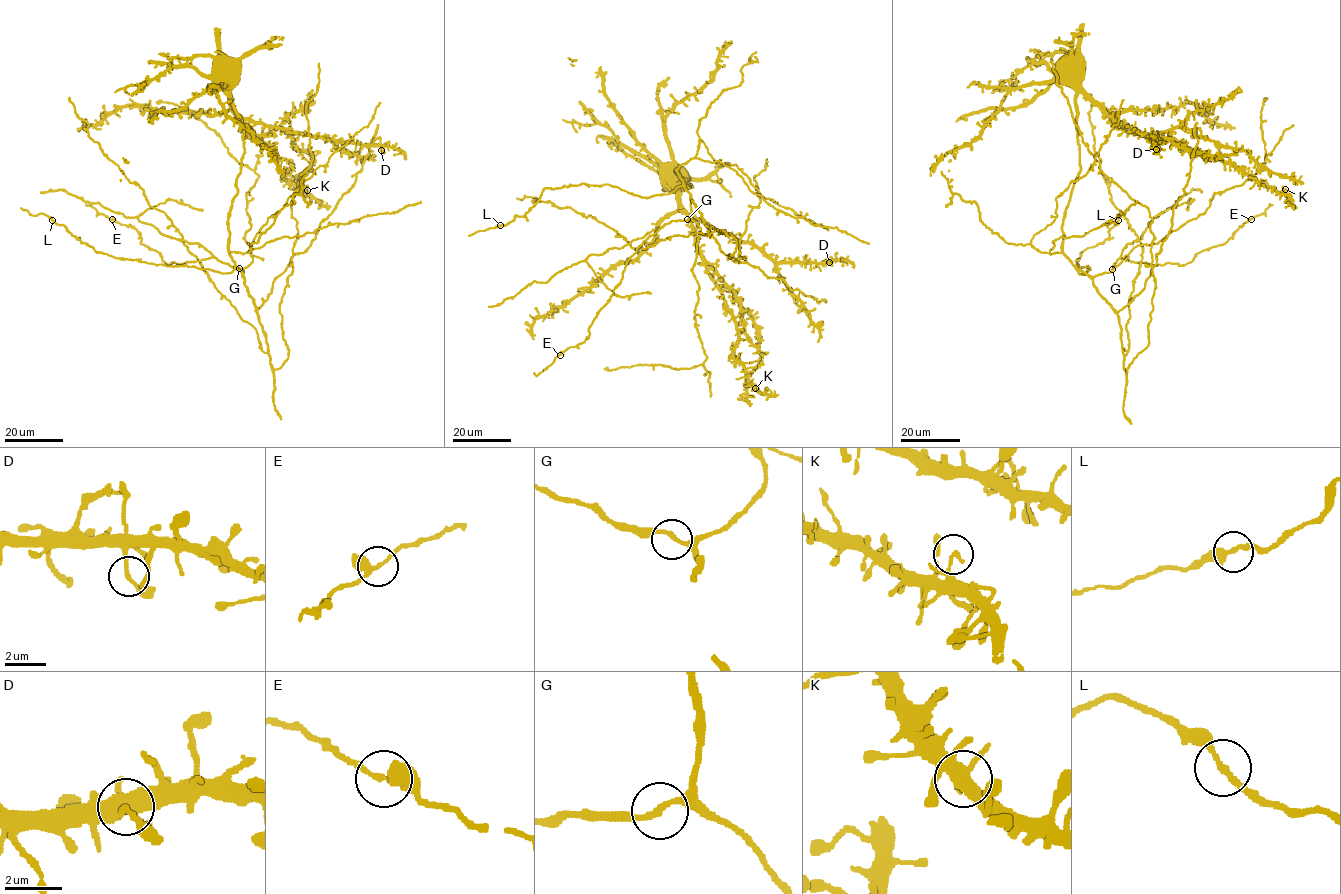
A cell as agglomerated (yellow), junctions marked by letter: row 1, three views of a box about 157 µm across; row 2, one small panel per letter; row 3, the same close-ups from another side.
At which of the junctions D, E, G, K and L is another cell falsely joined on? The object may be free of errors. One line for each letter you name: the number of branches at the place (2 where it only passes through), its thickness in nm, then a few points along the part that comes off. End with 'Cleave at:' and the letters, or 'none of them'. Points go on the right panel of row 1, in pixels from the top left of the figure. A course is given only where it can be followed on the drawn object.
Cleave at: none of them

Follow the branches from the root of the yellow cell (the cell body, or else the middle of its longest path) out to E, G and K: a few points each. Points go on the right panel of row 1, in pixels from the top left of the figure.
E: (1062, 63), (1080, 167), (1062, 253), (1079, 269), (1094, 277), (1121, 257), (1184, 265), (1250, 219)
G: (1062, 63), (1059, 76), (1076, 93), (1080, 167), (1062, 227), (1062, 253), (1079, 269), (1092, 277), (1112, 269)
K: (1062, 63), (1065, 72), (1119, 127), (1177, 140), (1200, 155), (1236, 166), (1261, 184), (1282, 193), (1285, 189)

